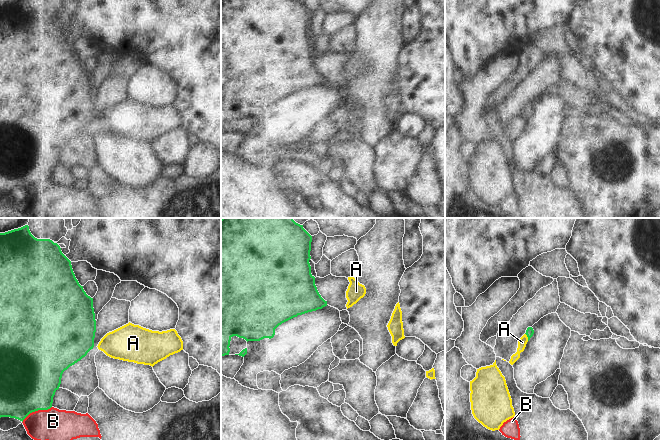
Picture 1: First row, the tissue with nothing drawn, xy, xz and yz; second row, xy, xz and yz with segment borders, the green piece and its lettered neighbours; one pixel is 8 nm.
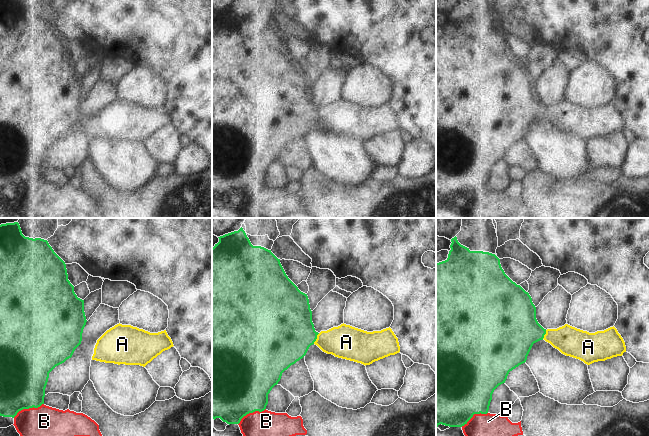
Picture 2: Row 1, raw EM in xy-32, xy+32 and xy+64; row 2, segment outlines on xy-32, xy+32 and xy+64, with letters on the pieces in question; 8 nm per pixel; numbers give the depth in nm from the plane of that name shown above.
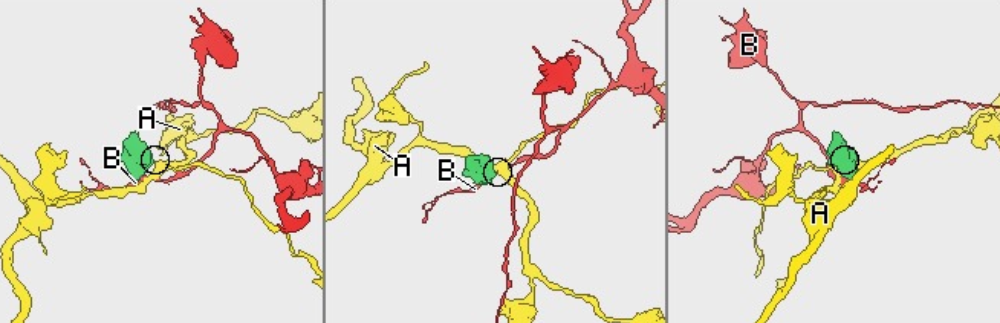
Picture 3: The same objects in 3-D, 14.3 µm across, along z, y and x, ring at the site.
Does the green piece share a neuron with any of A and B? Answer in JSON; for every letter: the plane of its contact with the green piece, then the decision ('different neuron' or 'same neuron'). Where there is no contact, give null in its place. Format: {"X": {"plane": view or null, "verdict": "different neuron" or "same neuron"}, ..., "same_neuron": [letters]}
{"A": {"plane": "yz", "verdict": "same neuron"}, "B": {"plane": "xy", "verdict": "different neuron"}, "same_neuron": ["A"]}

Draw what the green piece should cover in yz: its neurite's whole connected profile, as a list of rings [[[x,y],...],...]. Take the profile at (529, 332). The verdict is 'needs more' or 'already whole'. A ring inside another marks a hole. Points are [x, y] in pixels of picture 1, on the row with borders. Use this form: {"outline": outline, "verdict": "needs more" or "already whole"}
{"outline": [[[528,327],[526,333],[518,341],[517,352],[511,356],[511,359],[509,361],[511,365],[513,365],[520,358],[520,353],[524,351],[527,342],[530,340],[533,334],[534,334],[533,328]]], "verdict": "needs more"}

